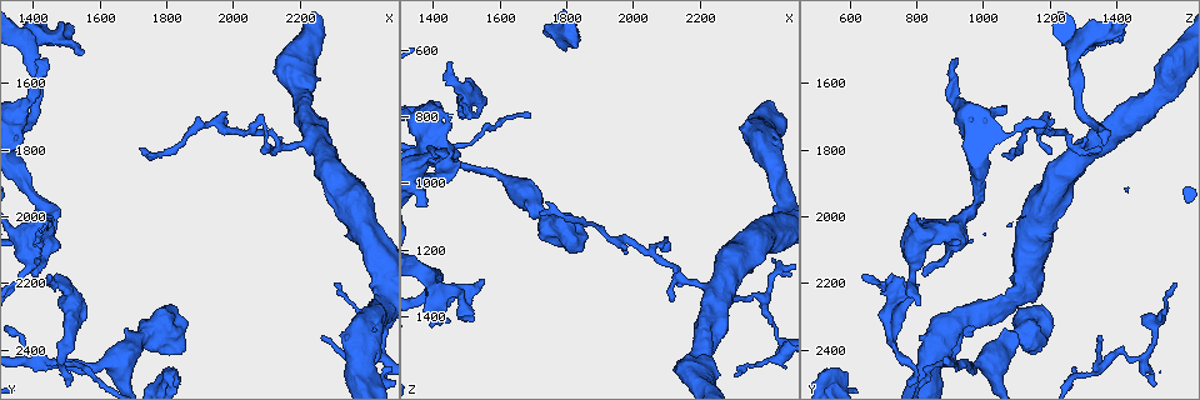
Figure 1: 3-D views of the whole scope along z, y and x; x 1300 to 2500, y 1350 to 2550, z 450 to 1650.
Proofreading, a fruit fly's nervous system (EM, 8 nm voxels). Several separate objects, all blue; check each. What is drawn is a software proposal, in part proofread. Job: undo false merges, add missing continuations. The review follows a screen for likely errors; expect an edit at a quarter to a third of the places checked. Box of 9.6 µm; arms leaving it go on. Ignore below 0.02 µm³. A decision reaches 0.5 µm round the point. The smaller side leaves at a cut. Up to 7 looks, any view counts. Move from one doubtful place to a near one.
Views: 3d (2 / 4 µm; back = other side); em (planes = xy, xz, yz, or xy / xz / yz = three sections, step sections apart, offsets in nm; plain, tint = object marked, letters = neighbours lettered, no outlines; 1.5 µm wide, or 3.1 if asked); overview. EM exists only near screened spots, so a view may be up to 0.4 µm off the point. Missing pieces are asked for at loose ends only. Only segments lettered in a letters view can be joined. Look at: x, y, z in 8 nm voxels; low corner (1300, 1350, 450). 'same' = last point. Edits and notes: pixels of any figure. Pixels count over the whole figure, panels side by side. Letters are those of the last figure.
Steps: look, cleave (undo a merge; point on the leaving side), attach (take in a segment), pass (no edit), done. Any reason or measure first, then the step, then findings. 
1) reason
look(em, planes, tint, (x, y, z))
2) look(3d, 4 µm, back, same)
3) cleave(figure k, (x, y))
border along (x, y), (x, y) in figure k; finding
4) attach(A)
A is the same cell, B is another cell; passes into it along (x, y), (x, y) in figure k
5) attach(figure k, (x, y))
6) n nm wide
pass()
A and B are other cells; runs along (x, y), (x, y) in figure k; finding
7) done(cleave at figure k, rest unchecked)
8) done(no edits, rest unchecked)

three-way junction
look(em, planes, letters, (1440, 2450, 930))

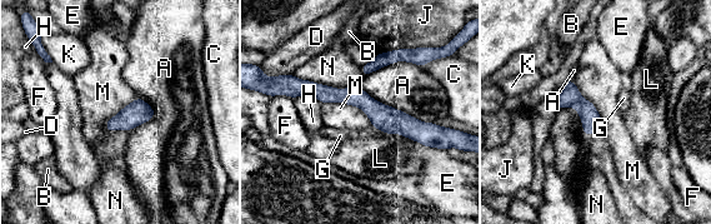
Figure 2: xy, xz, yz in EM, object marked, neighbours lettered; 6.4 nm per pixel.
cleave(figure 2, (570, 96))
A, B, C, D, E, F, G, H, J, K, L, M and N are other cells; border along (582, 98), (575, 108) in figure 2; two neurons meet here

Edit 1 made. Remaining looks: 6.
an open end
look(em, yz, step 8, letters, (1490, 2170, 730))

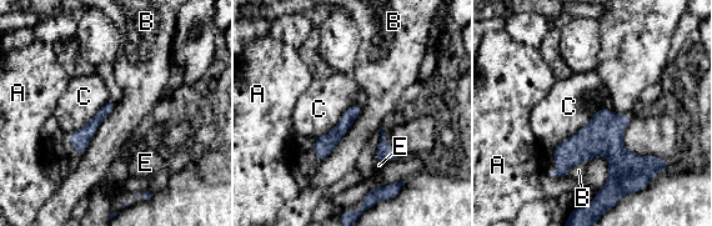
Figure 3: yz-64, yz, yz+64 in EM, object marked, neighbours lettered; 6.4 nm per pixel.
pass()
A, B, C and E are other cells; runs along (357, 109), (319, 155) in figure 3; none of them fits

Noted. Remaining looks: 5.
free end
look(em, xz, step 8, letters, (1470, 1470, 1410))

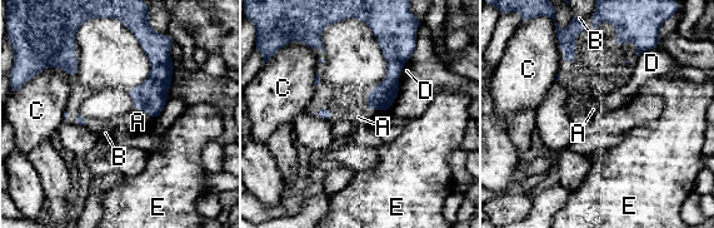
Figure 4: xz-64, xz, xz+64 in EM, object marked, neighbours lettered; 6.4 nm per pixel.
attach(A)
A is the same cell, B, C, D and E are other cells; the neuron continues

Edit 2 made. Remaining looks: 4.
done(cleave at figure 2, attach at figure 4, rest unchecked)

